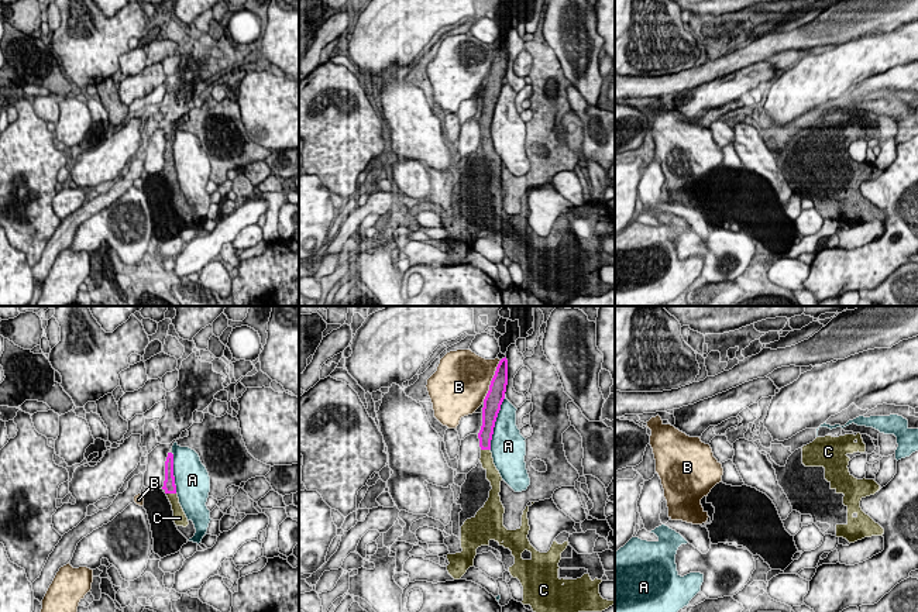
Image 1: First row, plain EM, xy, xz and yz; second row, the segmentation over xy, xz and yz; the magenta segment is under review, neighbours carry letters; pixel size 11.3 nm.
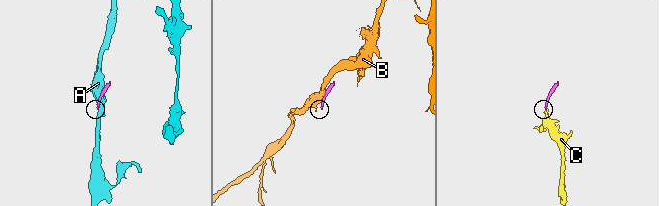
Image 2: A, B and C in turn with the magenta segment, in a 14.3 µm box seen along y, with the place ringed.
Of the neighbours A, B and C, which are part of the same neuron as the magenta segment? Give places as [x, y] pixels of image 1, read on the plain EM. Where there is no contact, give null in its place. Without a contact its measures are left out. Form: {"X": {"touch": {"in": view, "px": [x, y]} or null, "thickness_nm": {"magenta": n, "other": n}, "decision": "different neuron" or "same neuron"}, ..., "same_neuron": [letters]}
{"A": {"touch": {"in": "xz", "px": [495, 105]}, "thickness_nm": {"magenta": 200, "other": 340}, "decision": "different neuron"}, "B": {"touch": {"in": "xz", "px": [491, 65]}, "thickness_nm": {"magenta": 200, "other": 500}, "decision": "different neuron"}, "C": {"touch": {"in": "xy", "px": [171, 176]}, "thickness_nm": {"magenta": 140, "other": 130}, "decision": "same neuron"}, "same_neuron": ["C"]}

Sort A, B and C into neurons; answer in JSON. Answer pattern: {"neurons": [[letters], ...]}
{"neurons": [["A"], ["B"], ["C"]]}

